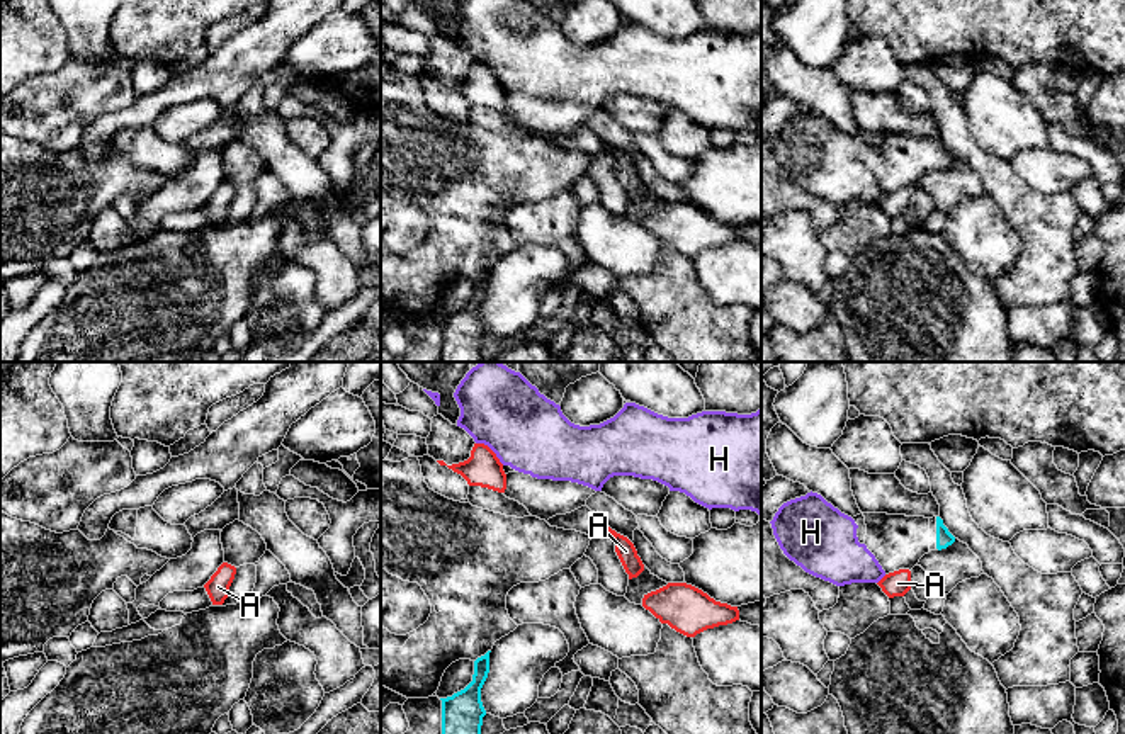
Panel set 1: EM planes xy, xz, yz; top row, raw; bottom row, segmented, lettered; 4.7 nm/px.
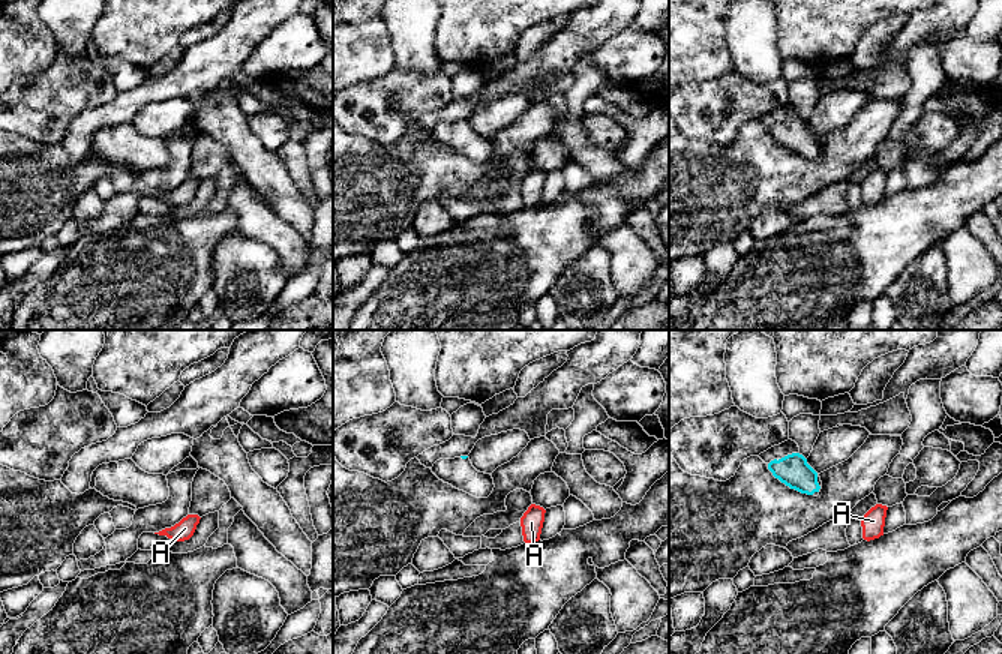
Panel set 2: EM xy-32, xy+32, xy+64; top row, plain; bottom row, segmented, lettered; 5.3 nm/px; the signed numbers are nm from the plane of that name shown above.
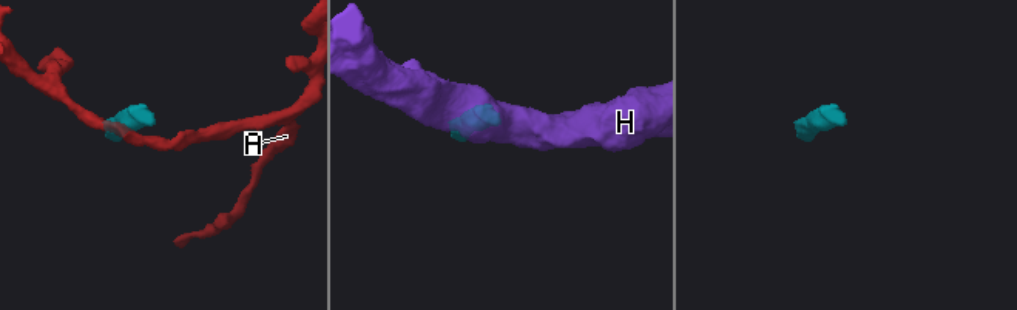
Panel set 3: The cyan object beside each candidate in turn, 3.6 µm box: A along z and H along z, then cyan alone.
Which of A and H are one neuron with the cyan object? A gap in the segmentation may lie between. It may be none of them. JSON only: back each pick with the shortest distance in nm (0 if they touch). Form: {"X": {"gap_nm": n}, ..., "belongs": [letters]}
{"H": {"gap_nm": 280}, "belongs": ["H"]}

